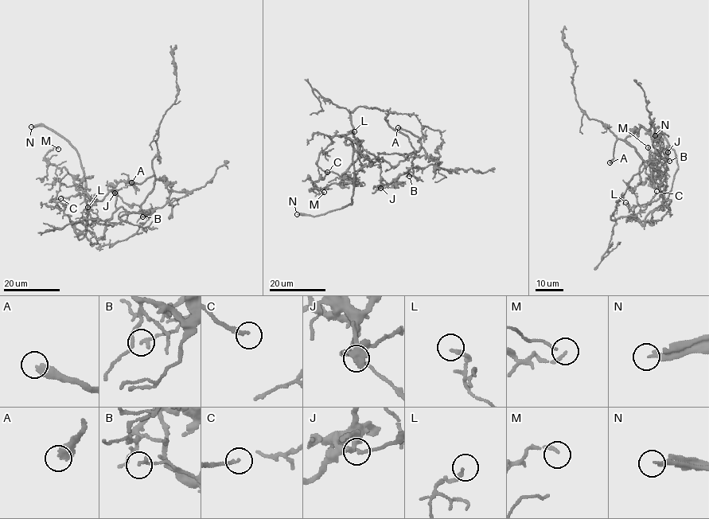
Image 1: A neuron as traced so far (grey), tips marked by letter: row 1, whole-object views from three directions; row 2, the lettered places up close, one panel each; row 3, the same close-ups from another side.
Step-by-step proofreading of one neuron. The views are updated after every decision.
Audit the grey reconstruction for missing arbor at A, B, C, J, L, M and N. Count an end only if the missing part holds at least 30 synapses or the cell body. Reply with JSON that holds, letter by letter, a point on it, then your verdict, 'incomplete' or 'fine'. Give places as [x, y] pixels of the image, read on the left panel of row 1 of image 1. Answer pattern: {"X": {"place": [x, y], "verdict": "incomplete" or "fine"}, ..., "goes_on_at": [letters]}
{"A": {"place": [131, 182], "verdict": "incomplete"}, "B": {"place": [142, 216], "verdict": "fine"}, "C": {"place": [60, 198], "verdict": "incomplete"}, "J": {"place": [114, 193], "verdict": "fine"}, "L": {"place": [87, 207], "verdict": "fine"}, "M": {"place": [58, 149], "verdict": "fine"}, "N": {"place": [31, 126], "verdict": "incomplete"}, "goes_on_at": ["A", "C", "N"]}

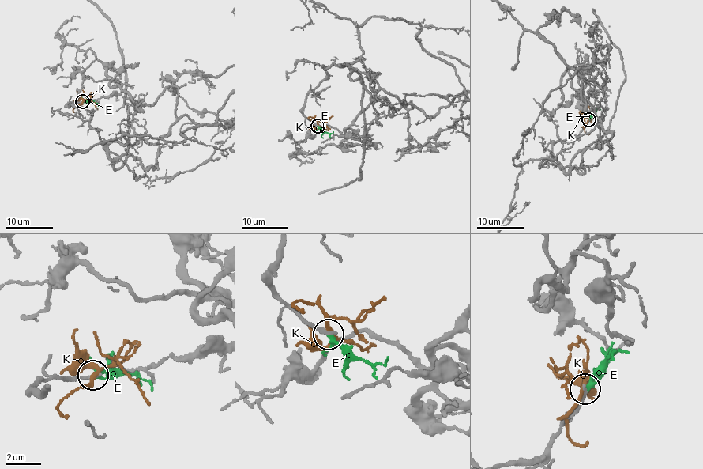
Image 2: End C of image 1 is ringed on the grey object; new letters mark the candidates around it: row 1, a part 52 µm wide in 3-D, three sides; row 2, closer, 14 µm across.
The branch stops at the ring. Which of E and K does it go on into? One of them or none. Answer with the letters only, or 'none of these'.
E

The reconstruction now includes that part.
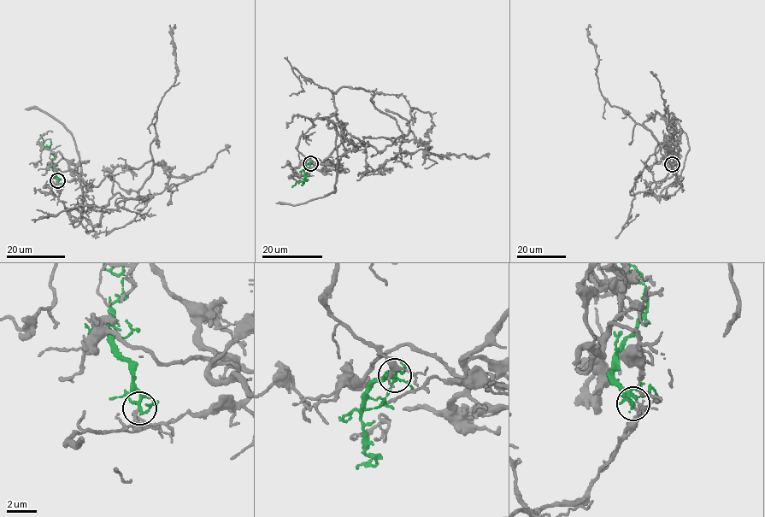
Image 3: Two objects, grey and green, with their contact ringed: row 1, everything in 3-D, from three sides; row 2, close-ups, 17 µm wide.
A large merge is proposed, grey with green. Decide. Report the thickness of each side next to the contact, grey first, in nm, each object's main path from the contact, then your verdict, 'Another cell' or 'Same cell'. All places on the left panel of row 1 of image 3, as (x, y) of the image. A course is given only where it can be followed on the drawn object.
Thickness 220 nm (grey) against 160 nm. Course of grey: (57, 180), (44, 186), (67, 209), (137, 197), (178, 73), (175, 25). Course of green: (57, 180), (51, 164), (54, 156), (44, 146), (40, 134). Same cell

